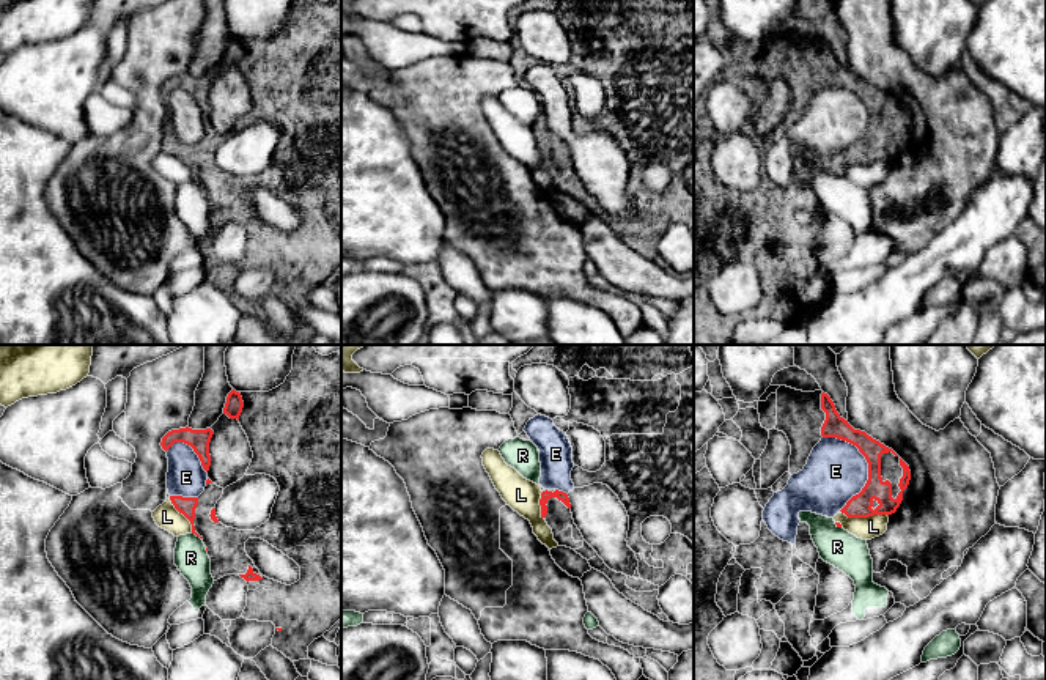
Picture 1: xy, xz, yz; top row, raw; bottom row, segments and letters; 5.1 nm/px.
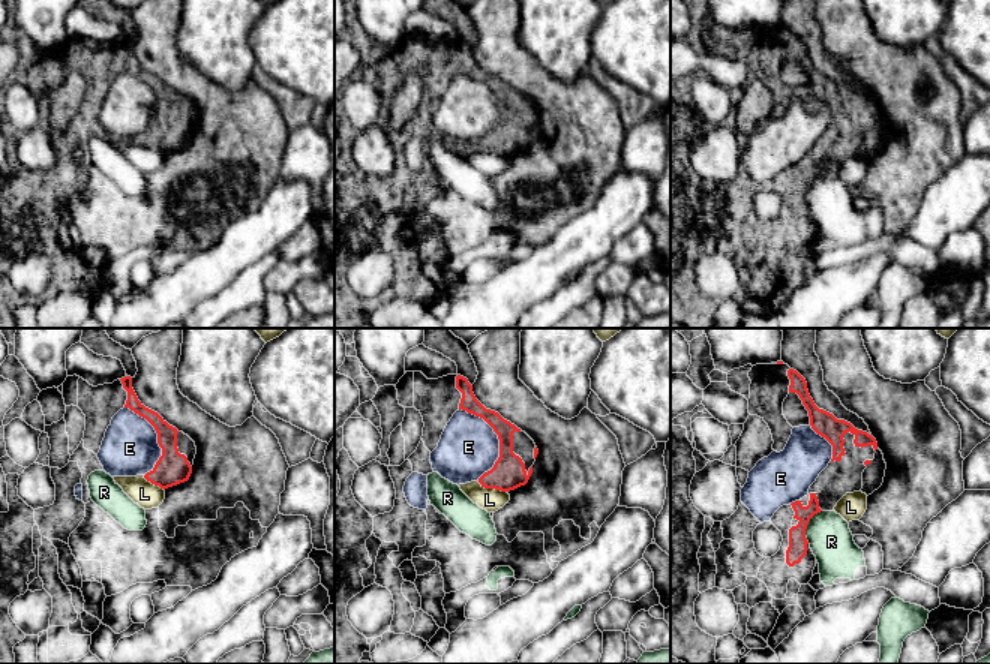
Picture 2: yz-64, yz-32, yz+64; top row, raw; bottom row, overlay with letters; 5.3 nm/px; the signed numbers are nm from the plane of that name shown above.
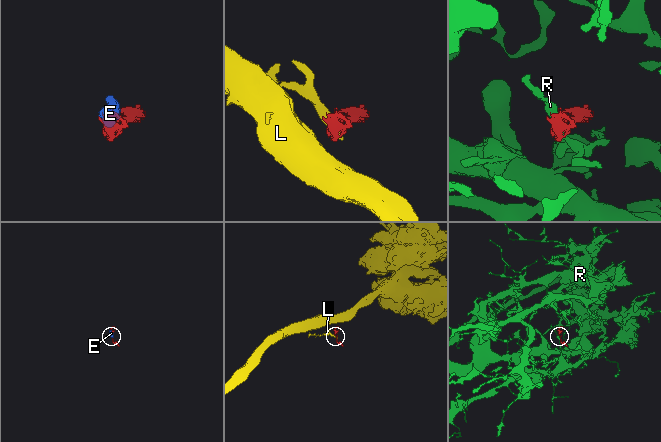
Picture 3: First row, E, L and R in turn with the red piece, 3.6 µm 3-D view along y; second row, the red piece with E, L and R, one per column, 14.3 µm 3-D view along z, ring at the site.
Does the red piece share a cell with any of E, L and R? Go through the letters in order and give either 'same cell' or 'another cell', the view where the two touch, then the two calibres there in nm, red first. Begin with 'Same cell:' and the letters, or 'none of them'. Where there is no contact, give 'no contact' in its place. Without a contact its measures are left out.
Same cell: E
E: same cell | yz | 120/320 nm
L: another cell | yz | 120/110 nm
R: another cell | xy | 90/170 nm

